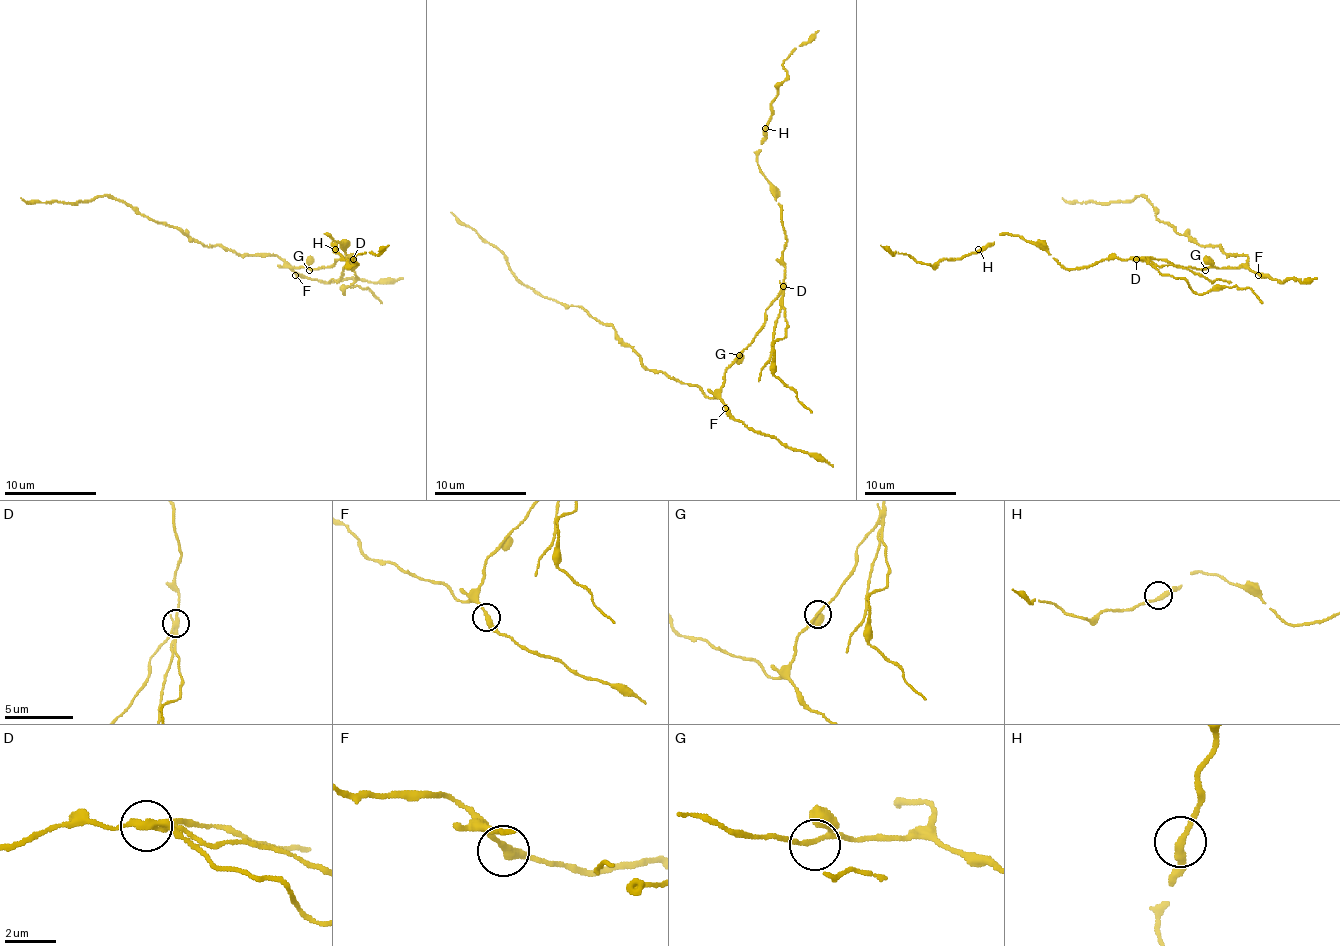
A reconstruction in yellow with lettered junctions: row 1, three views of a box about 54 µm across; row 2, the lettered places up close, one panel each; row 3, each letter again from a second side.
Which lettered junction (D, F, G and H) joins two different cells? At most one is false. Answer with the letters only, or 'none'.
D

